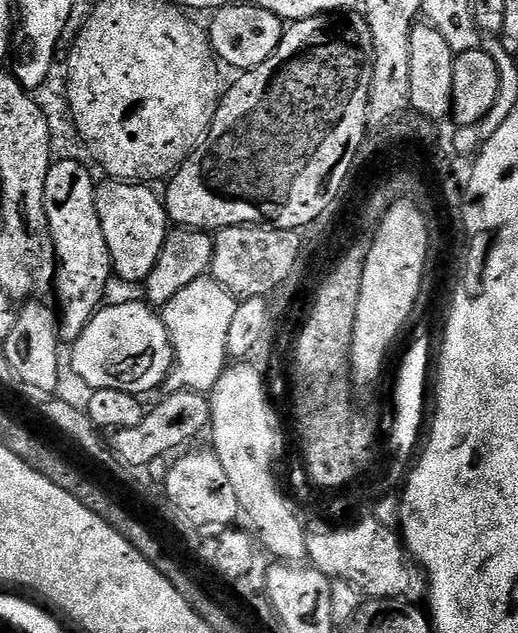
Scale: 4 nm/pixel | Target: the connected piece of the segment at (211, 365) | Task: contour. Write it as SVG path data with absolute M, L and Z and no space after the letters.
M211 275L200 276L190 286L182 286L170 302L162 306L164 325L172 339L174 363L164 379L165 393L190 391L211 393L213 386L222 378L229 363L226 337L230 335L230 325L237 306L234 299Z

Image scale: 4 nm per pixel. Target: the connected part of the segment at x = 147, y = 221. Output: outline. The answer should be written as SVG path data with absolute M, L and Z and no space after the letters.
M115 178L105 179L96 186L96 209L98 210L98 222L102 222L102 234L106 234L106 246L110 250L112 270L117 277L120 276L130 283L139 285L148 279L148 275L154 270L158 262L158 254L162 254L164 240L170 231L168 214L164 210L164 201L159 195L151 192L151 187L140 182L129 182Z

